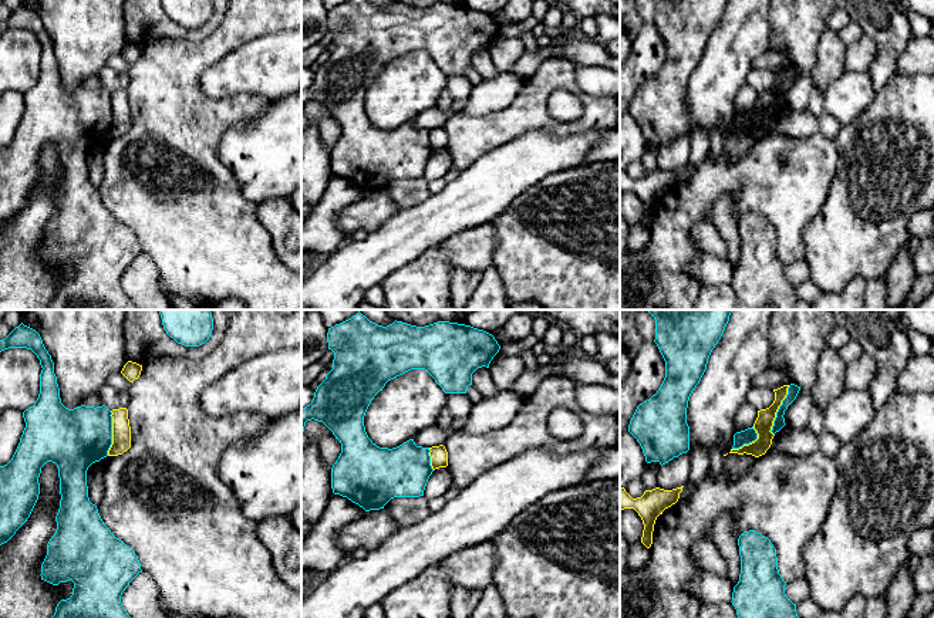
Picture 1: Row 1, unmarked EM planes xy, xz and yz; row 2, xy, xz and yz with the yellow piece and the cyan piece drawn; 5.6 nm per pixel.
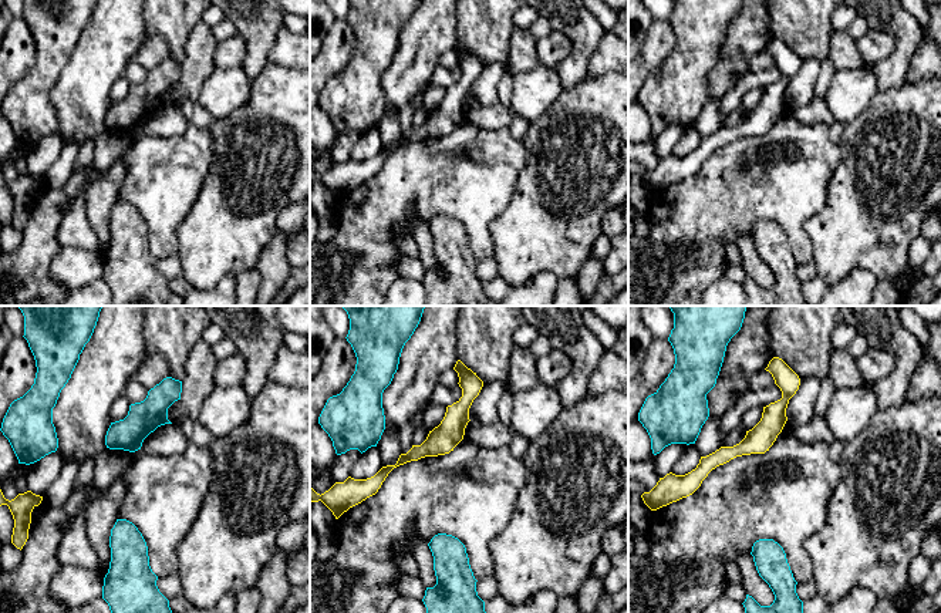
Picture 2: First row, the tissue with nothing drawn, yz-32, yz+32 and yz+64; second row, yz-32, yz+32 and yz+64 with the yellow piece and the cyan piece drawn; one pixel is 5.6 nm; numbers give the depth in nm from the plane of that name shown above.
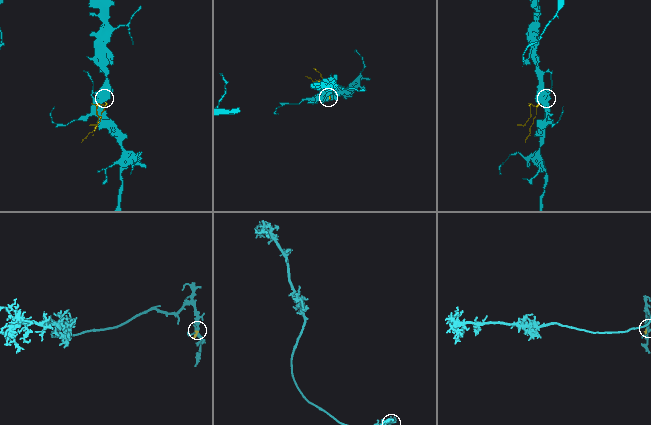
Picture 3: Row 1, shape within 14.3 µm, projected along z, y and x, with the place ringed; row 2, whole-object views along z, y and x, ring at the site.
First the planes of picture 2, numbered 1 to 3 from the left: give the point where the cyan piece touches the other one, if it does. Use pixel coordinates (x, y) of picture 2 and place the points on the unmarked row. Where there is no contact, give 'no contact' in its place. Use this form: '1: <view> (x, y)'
1: no contact
2: no contact
3: no contact

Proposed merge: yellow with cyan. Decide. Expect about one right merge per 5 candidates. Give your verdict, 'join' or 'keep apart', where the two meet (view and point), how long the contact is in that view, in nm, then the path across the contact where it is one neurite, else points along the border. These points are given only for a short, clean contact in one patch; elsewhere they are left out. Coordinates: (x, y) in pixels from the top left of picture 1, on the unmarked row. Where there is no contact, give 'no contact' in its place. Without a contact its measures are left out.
keep apart; contact yz (776, 93); length 300 nm; border yz (789, 67), (788, 76), (774, 102), (771, 112), (774, 117)

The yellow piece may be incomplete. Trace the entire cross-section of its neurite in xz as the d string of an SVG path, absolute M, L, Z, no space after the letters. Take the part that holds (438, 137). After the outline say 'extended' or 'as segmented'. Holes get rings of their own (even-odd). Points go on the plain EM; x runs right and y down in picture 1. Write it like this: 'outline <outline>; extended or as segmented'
outline M444 126L429 129L431 148L432 151L448 148L448 134Z; as segmented

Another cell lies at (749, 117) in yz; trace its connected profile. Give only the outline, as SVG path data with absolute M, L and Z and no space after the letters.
M748 109L745 112L736 114L734 116L734 128L732 131L739 131L744 126L749 126L758 121L756 112L752 109Z

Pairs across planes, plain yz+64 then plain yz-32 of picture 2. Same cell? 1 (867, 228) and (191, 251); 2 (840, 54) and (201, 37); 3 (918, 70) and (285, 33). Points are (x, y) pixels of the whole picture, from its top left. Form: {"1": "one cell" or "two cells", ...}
{"1": "one cell", "2": "one cell", "3": "one cell"}

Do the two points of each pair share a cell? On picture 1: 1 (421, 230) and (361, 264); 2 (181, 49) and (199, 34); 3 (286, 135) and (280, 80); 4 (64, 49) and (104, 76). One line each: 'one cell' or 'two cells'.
1: one cell
2: two cells
3: two cells
4: two cells

